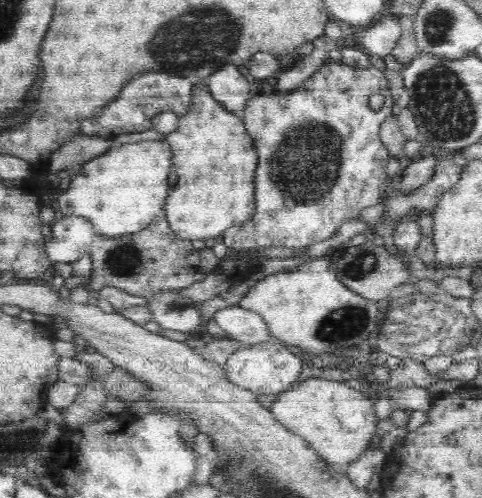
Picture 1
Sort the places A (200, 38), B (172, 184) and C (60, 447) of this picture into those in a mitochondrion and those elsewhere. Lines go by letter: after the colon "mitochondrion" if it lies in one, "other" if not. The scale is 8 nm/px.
A: mitochondrion
B: other
C: other

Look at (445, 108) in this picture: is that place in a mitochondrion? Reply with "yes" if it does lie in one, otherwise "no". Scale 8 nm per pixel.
yes

